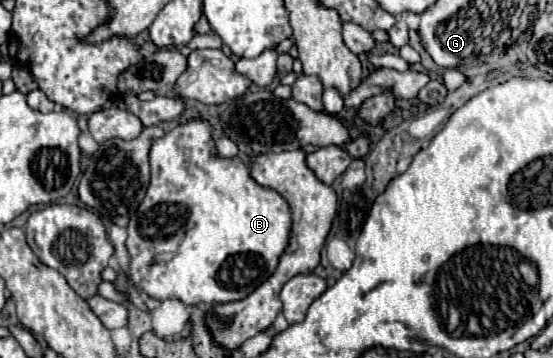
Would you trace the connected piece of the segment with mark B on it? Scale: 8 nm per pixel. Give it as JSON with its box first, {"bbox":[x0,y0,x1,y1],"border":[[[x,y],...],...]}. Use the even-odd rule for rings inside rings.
{"bbox":[126,119,292,305],"border":[[[194,119],[190,123],[178,125],[162,139],[156,139],[150,149],[150,167],[152,167],[152,179],[148,193],[142,205],[138,207],[136,217],[132,217],[128,225],[126,247],[132,257],[130,279],[134,285],[140,285],[150,297],[160,301],[174,297],[188,305],[230,303],[246,299],[246,295],[250,295],[276,271],[278,259],[282,251],[288,247],[288,233],[292,229],[290,207],[278,191],[258,185],[250,177],[250,169],[238,157],[234,159],[214,157],[214,141],[210,135],[208,121]],[[190,171],[198,171],[198,179],[194,179],[194,183],[198,183],[198,191],[194,191],[194,199],[198,199],[198,219],[192,211],[196,205],[192,201]]]}

